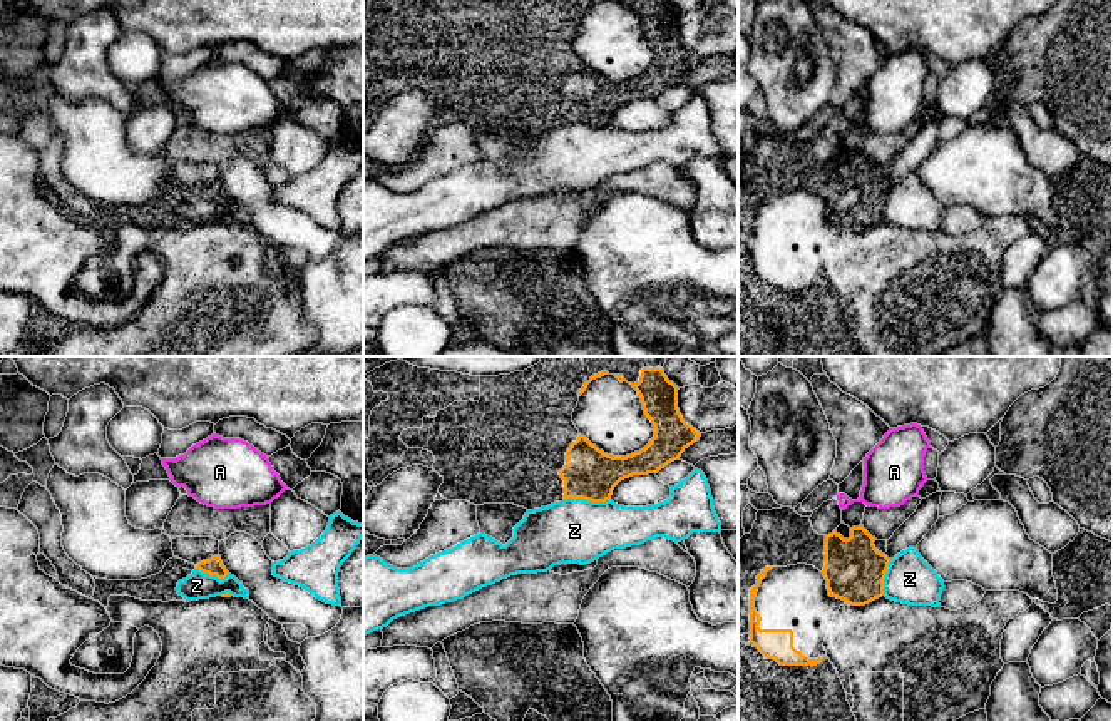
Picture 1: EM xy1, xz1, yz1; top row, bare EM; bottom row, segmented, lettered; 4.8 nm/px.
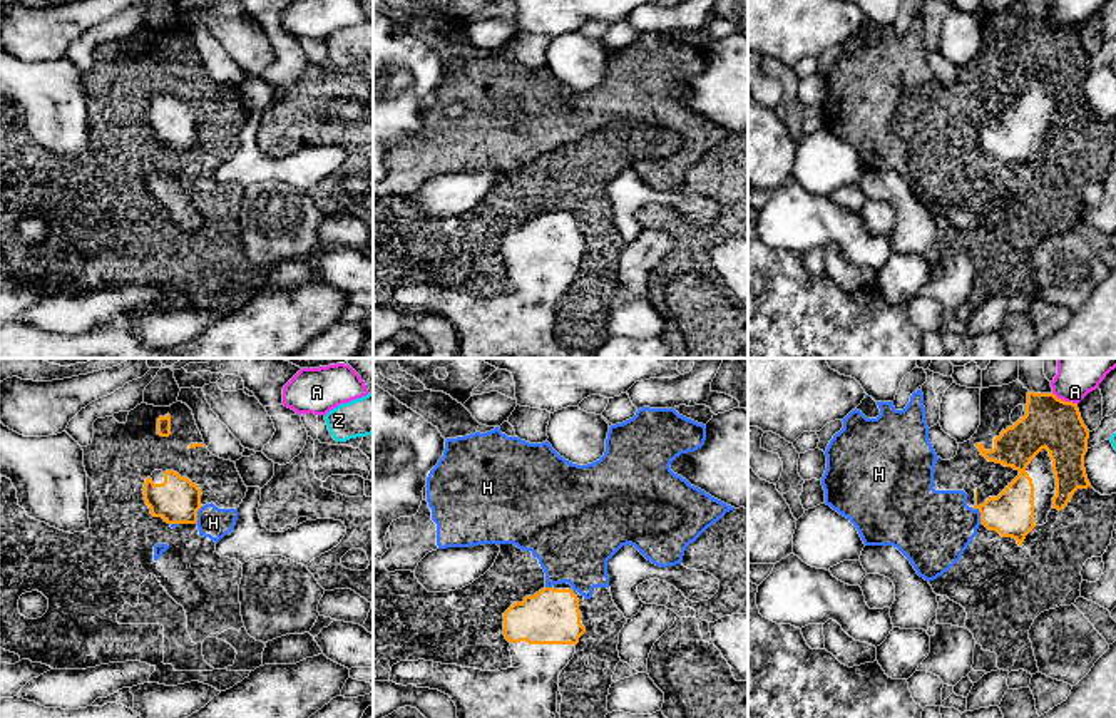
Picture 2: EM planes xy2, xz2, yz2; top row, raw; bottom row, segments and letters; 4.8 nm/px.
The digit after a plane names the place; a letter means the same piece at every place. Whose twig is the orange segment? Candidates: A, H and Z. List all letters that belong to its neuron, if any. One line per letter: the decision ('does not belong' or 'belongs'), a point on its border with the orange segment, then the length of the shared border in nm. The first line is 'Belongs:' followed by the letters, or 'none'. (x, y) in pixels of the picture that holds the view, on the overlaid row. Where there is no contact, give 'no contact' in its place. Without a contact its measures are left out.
Belongs: H
A: does not belong; meets orange in yz2 at (1063, 400); contact 130 nm long
H: belongs; meets orange in yz2 at (981, 516); contact 90 nm long
Z: does not belong; meets orange in xz1 at (588, 499); contact 220 nm long

